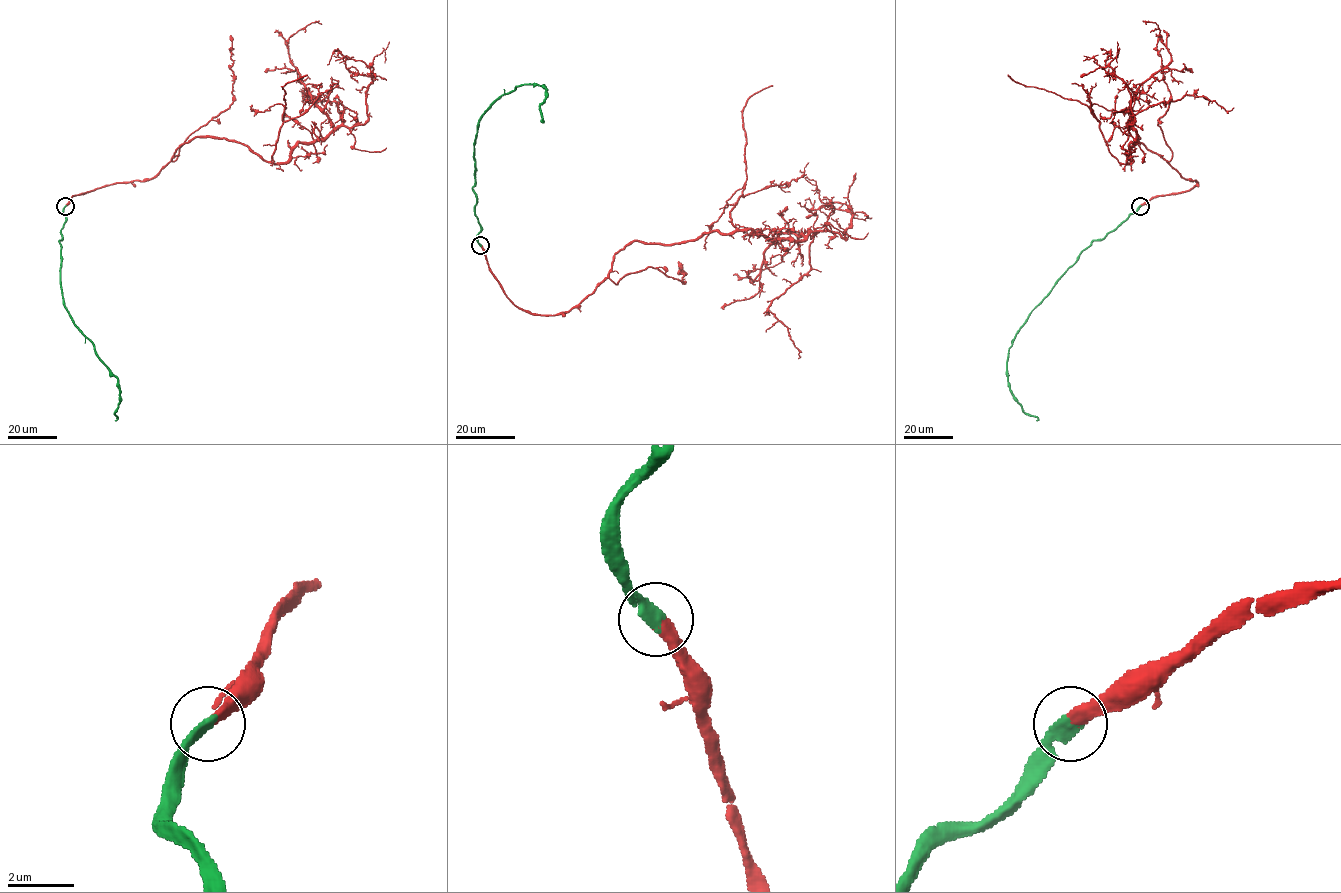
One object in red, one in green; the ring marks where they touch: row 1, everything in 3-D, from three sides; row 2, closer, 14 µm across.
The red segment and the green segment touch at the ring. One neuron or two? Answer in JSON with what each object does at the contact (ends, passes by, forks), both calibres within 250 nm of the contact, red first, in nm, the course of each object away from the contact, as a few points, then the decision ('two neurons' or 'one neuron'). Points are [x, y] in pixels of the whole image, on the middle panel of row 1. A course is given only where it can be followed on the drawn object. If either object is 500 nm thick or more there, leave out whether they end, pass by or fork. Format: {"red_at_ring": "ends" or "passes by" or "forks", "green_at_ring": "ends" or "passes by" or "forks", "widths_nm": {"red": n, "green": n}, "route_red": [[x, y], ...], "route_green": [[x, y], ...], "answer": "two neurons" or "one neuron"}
{"red_at_ring": "ends", "green_at_ring": "ends", "widths_nm": {"red": 360, "green": 360}, "route_red": [[481, 245], [504, 294], [542, 315], [575, 308], [634, 241], [804, 237], [782, 232], [751, 283], [790, 253]], "route_green": [[481, 245], [472, 188], [478, 122], [502, 95], [522, 85], [545, 87], [540, 121]], "answer": "one neuron"}

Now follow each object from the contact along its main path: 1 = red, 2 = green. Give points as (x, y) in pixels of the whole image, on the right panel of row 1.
1: (1140, 206), (1198, 183), (1138, 137), (1127, 160), (1136, 136), (1129, 102), (1171, 61), (1158, 26), (1146, 24)
2: (1140, 206), (1081, 252), (1016, 334), (1009, 348), (1007, 385), (1022, 411), (1037, 417), (1037, 420)

